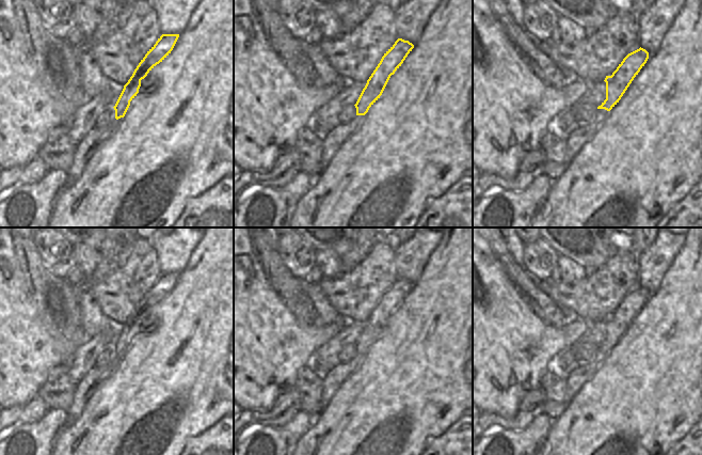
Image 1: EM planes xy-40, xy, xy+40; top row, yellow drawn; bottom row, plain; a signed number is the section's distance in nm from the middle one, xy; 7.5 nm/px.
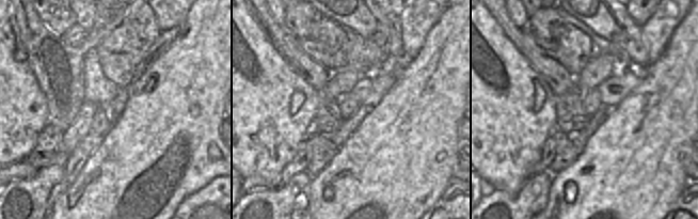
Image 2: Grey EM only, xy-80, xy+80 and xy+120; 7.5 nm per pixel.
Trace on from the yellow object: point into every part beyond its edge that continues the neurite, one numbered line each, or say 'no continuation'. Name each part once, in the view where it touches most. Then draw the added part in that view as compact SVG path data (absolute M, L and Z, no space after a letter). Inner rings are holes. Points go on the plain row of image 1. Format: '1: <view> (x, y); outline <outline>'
1: xy+40 (574, 380); outline M597 348L595 356L588 362L578 365L565 376L565 392L568 398L574 397L580 388L600 370L609 350Z

